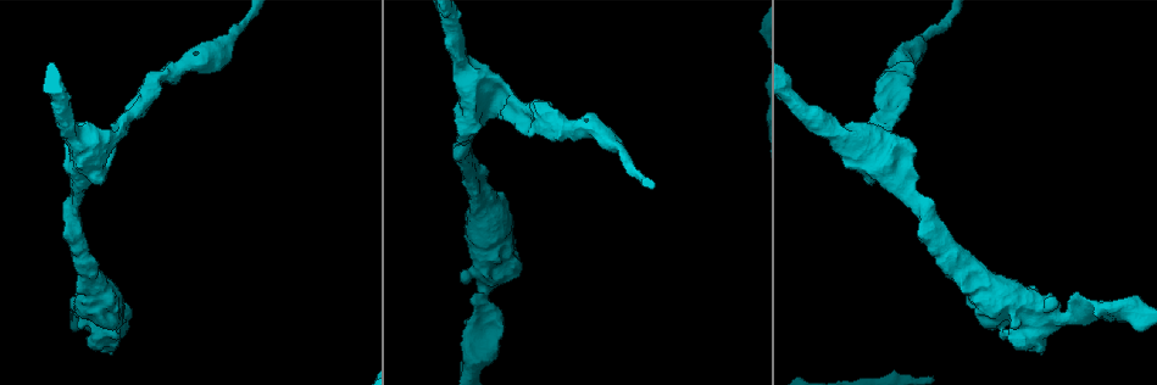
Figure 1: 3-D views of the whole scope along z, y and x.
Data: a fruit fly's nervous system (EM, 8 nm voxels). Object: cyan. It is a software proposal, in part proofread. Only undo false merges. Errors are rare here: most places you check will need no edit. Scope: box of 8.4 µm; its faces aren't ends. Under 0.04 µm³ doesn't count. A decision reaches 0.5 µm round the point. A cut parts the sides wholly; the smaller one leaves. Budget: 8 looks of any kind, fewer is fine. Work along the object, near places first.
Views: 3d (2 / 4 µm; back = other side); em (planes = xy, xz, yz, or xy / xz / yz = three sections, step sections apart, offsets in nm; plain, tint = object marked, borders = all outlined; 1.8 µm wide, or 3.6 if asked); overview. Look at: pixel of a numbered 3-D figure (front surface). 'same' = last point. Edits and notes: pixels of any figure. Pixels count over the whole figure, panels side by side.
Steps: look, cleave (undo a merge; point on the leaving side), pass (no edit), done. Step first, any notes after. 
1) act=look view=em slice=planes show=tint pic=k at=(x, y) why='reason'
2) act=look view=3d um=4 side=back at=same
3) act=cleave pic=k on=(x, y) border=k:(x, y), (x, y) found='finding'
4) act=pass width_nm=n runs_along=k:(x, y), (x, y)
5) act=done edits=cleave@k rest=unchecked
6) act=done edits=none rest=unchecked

act=look view=3d um=4 pic=1 at=(623, 157) why='thick turns thin'

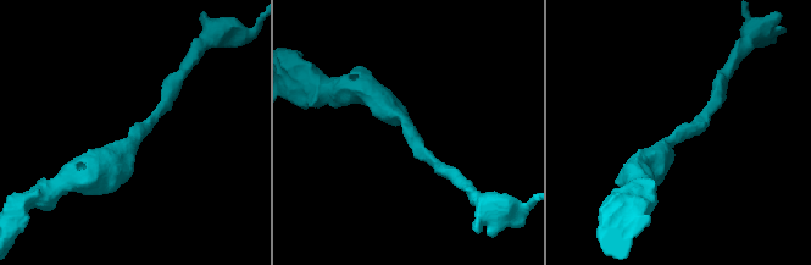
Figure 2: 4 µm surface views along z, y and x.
act=look view=em slice=xz step=4 show=tint pic=2 at=(681, 130)

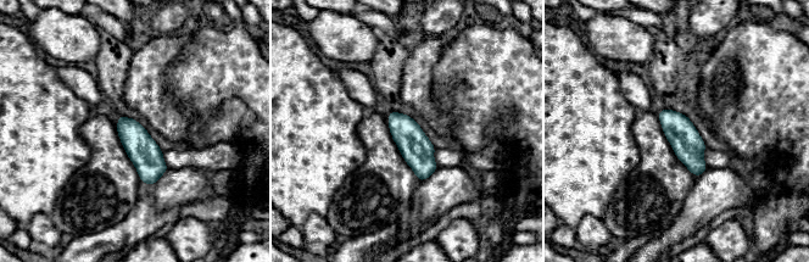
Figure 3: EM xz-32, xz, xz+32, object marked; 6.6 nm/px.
act=look view=em slice=xy step=8 show=borders at=same why='cut it another way'

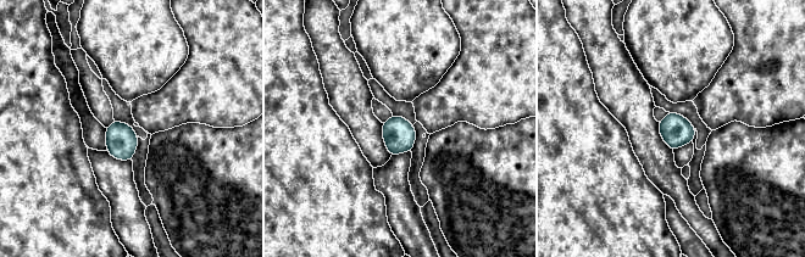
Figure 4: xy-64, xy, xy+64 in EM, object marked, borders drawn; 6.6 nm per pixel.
act=pass width_nm=200 found='one cell here'

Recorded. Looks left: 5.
act=look view=3d um=4 pic=1 at=(888, 169) why='thin arm on a thick one'

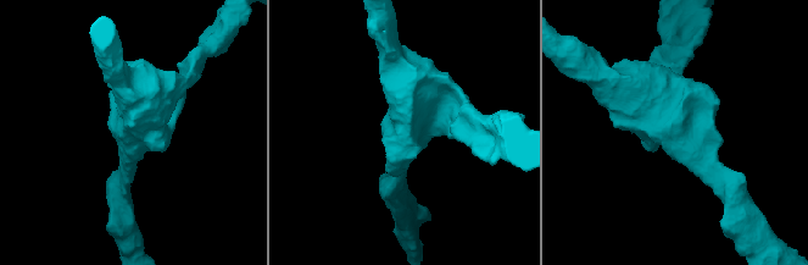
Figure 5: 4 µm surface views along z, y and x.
act=look view=em um=3.6 slice=planes show=tint pic=5 at=(674, 133)

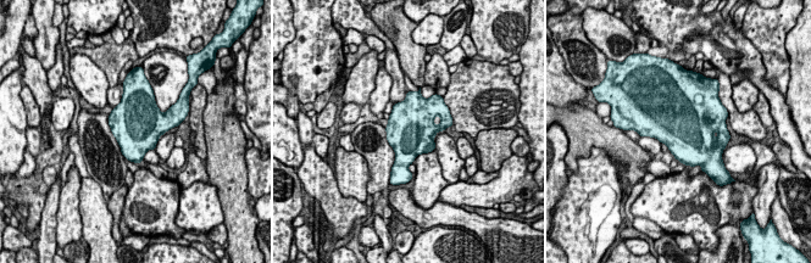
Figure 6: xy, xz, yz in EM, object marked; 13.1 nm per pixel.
act=pass found='one cell here'

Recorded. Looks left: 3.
act=look view=em um=3.6 slice=planes show=tint pic=1 at=(487, 243) why='sharp bend'

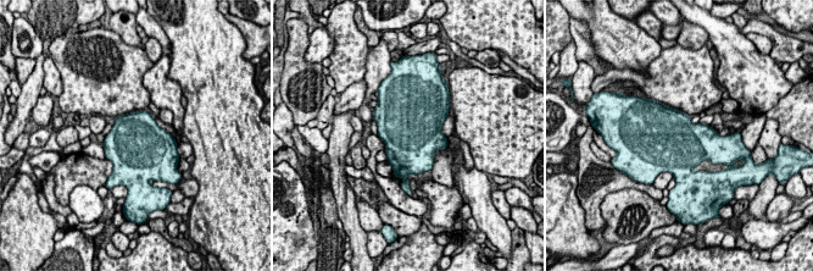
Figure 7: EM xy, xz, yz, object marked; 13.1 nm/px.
act=pass found='continuous, no second cell'

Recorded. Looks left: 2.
act=done edits=none rest=unchecked

